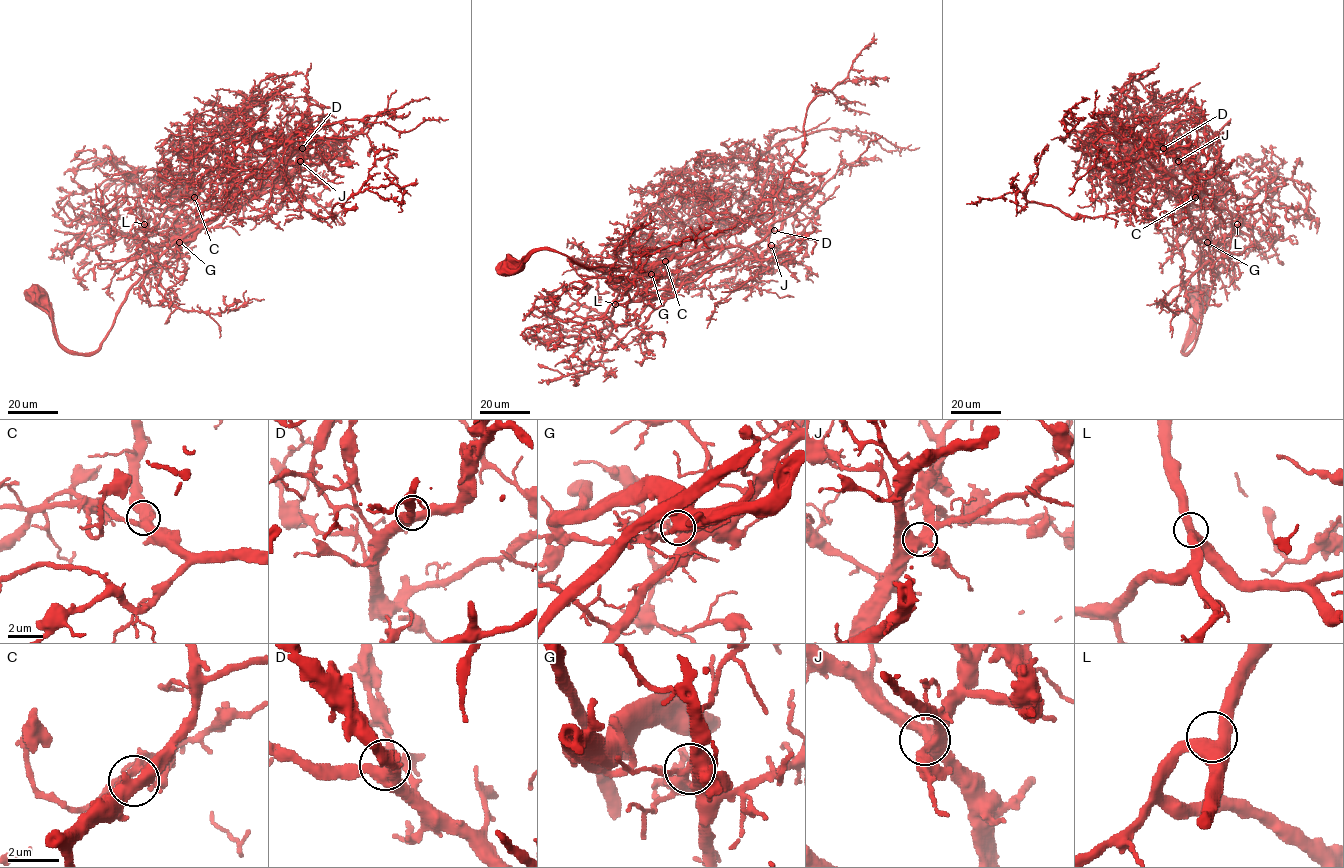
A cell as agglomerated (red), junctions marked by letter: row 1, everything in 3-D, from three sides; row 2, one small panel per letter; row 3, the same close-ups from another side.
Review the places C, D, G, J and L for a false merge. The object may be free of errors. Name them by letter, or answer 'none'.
none

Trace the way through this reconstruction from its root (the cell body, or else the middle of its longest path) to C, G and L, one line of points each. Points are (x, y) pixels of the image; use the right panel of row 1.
C: (1201, 295), (1195, 305), (1183, 353), (1194, 343), (1201, 316), (1200, 245), (1184, 205), (1195, 197)
G: (1201, 295), (1195, 305), (1183, 353), (1192, 347), (1200, 323), (1198, 240), (1207, 238), (1213, 243), (1207, 243)
L: (1201, 295), (1195, 305), (1183, 353), (1192, 347), (1200, 323), (1198, 240), (1227, 237), (1237, 231), (1237, 224)

